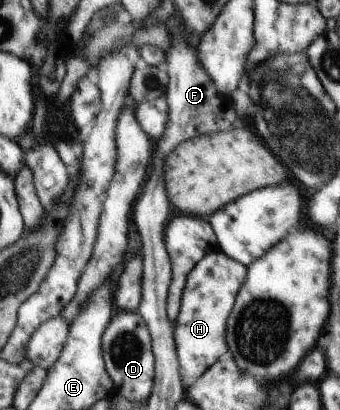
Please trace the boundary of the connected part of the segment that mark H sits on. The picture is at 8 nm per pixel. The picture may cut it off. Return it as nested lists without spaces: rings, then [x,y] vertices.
[[[214,249],[214,252],[206,253],[186,277],[182,306],[174,327],[179,372],[182,376],[200,378],[222,354],[226,354],[227,318],[236,302],[236,294],[246,280],[246,270],[247,266],[240,261],[229,257],[222,250]]]

